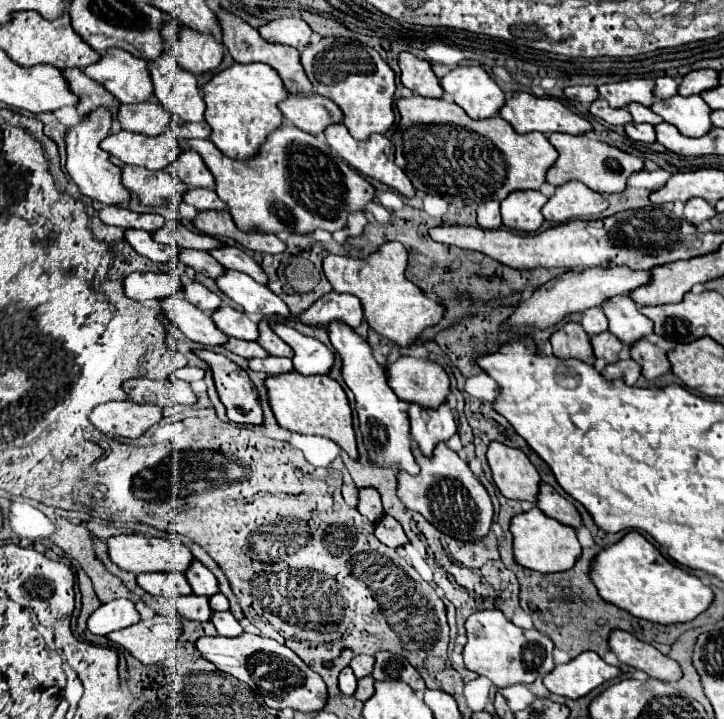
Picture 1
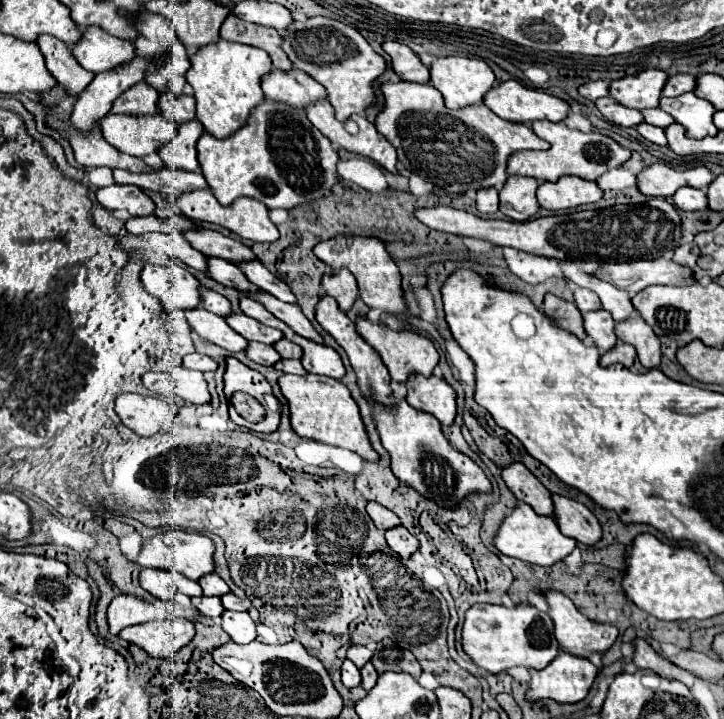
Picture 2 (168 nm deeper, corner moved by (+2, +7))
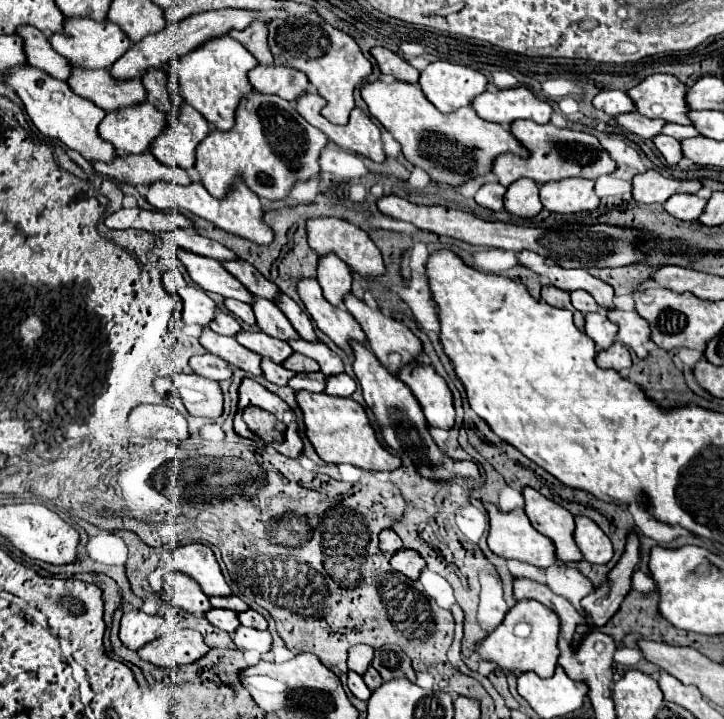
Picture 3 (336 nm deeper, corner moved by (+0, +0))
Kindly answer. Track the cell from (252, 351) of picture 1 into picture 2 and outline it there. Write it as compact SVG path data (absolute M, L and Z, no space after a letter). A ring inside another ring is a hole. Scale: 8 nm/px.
M249 342L249 346L245 348L245 354L249 360L263 364L263 366L273 366L277 360L281 360L281 356L277 354L273 346L261 344L261 342Z

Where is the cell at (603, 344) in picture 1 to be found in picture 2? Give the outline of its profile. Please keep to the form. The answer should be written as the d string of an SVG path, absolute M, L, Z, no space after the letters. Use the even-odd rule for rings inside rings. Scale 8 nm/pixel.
M605 310L589 312L583 316L585 318L585 332L587 336L595 342L595 346L601 352L607 352L615 346L617 336L615 336L615 322Z

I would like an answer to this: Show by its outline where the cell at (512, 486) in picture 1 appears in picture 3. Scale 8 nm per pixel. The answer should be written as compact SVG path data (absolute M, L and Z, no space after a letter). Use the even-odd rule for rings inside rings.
M525 489L523 497L525 497L525 513L531 525L553 541L557 561L561 563L581 561L583 555L573 539L573 531L575 531L573 515L561 505L537 493L535 489Z

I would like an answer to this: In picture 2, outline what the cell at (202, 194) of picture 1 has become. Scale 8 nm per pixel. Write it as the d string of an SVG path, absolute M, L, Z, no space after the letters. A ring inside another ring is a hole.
M163 168L149 174L129 174L125 170L113 170L115 180L119 184L135 184L139 188L147 188L153 192L173 194L173 190L179 192L195 192L195 190L207 190L207 182L201 172L187 172L187 170L173 170Z

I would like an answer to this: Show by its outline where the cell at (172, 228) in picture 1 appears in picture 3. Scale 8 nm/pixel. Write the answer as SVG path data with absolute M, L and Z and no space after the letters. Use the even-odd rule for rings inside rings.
M227 261L227 265L223 265L233 277L237 277L253 295L263 297L267 301L277 301L279 289L275 287L275 283L267 281L253 265L245 263L245 261Z

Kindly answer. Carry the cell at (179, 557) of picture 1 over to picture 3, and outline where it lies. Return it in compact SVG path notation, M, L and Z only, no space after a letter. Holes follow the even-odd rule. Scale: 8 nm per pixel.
M201 543L173 549L169 555L161 559L159 567L183 571L185 575L193 577L201 585L203 593L209 597L229 597L231 595L231 587L225 583L225 577L219 569L219 563L213 551Z

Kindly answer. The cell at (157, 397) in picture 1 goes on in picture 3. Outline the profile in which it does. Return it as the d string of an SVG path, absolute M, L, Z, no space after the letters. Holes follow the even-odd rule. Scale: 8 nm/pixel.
M173 375L173 389L179 391L189 415L217 419L223 413L223 393L217 381L199 375Z

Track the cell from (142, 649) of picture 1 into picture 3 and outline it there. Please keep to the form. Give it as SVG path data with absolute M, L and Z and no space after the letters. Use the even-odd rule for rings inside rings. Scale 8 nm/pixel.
M177 629L167 637L159 637L151 645L139 649L139 657L157 667L181 667L195 663L209 653L199 631Z

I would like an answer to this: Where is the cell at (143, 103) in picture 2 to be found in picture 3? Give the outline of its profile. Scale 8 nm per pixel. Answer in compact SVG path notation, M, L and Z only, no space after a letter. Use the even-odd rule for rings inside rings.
M71 65L71 75L67 79L69 87L79 95L105 111L121 109L145 101L145 89L141 79L119 81L111 75L111 69L87 69Z

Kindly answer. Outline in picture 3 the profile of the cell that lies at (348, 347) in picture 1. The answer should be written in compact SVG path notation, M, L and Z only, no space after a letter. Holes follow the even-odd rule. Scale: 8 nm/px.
M305 277L297 281L297 293L307 309L307 313L313 317L315 325L345 353L351 353L349 339L355 337L357 341L365 343L363 331L359 329L359 323L347 313L345 307L333 307L321 293L317 279Z

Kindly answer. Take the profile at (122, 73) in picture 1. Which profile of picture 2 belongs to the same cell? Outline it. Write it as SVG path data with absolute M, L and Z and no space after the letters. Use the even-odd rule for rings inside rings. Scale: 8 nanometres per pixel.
M97 26L85 30L81 42L77 42L71 52L85 70L95 74L115 70L135 58L133 42L105 34Z

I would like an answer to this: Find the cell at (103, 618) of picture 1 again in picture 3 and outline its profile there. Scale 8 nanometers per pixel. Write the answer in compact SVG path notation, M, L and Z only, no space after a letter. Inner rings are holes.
M139 609L125 611L121 619L119 639L131 651L139 651L143 645L155 641L157 637L167 633L167 623L159 615L147 615Z

